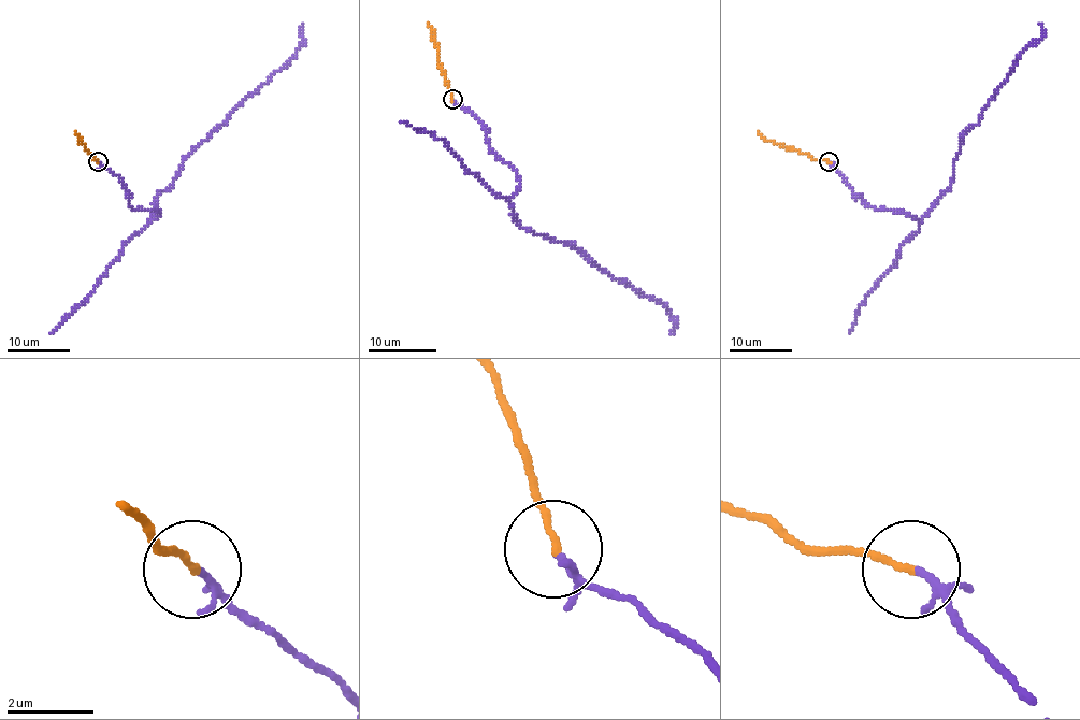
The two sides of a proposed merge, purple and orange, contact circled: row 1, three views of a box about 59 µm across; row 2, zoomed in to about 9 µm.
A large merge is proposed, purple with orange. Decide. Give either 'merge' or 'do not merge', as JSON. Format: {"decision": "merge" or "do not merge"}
{"decision": "merge"}

